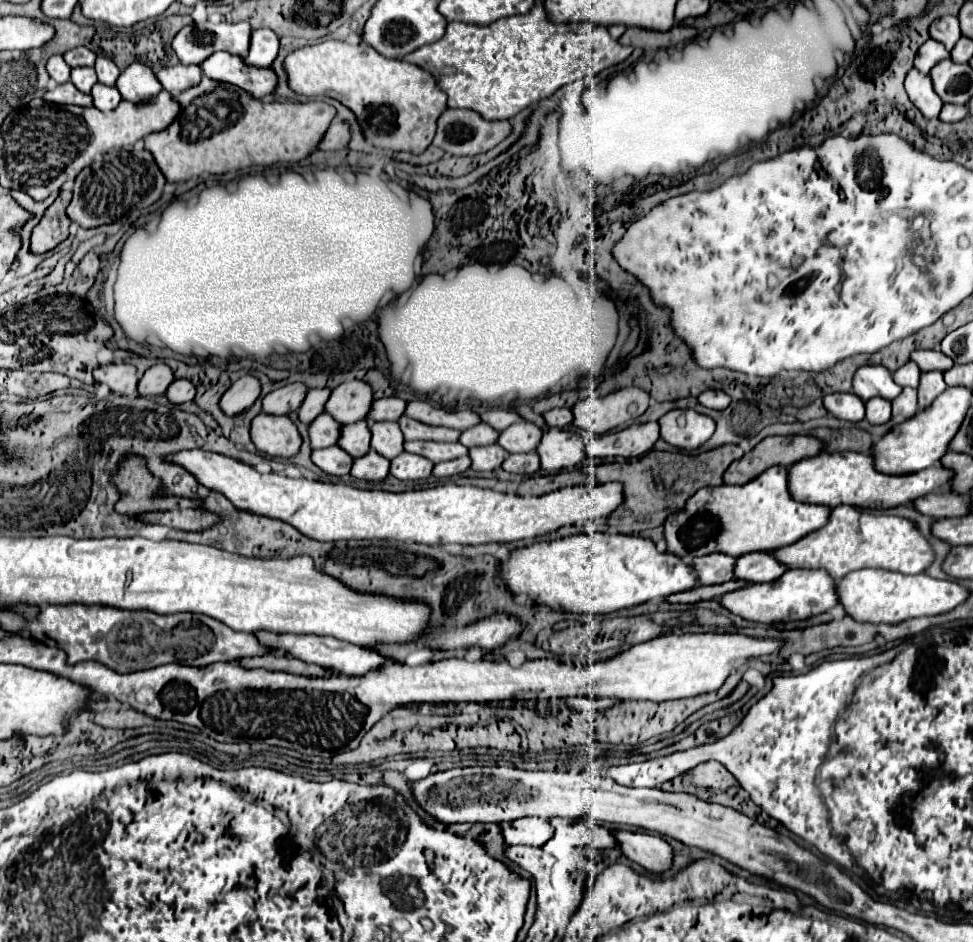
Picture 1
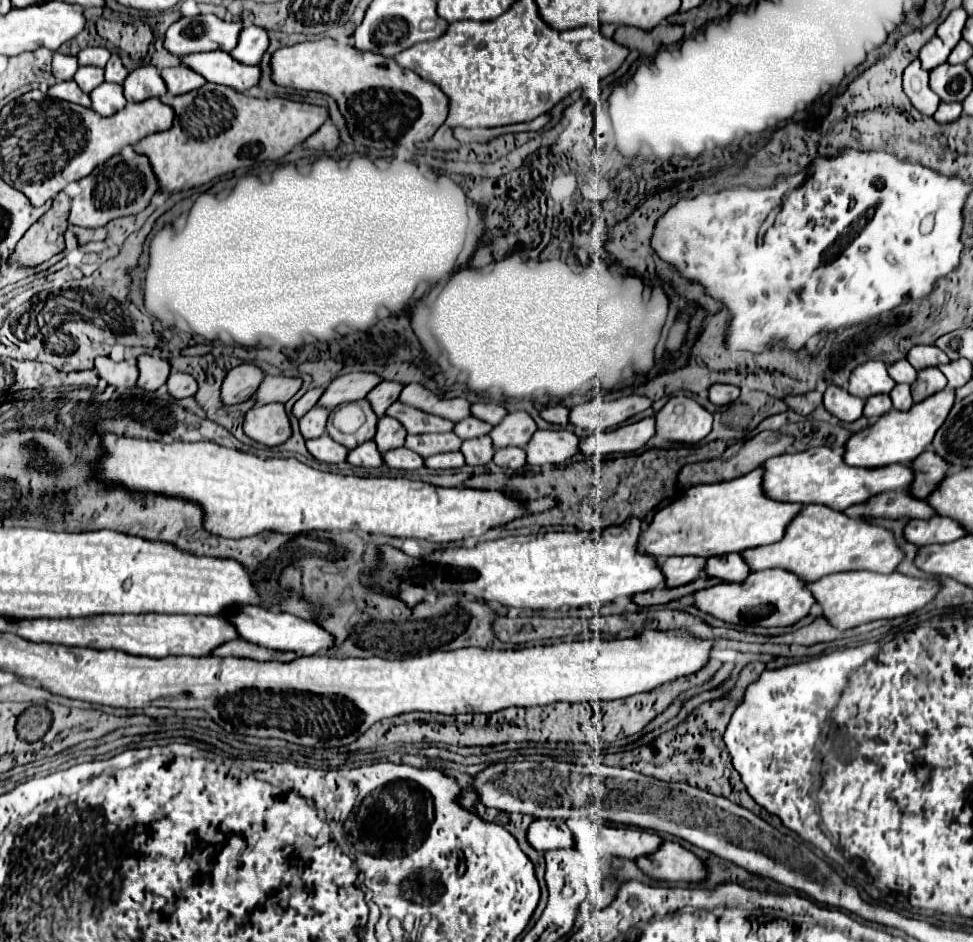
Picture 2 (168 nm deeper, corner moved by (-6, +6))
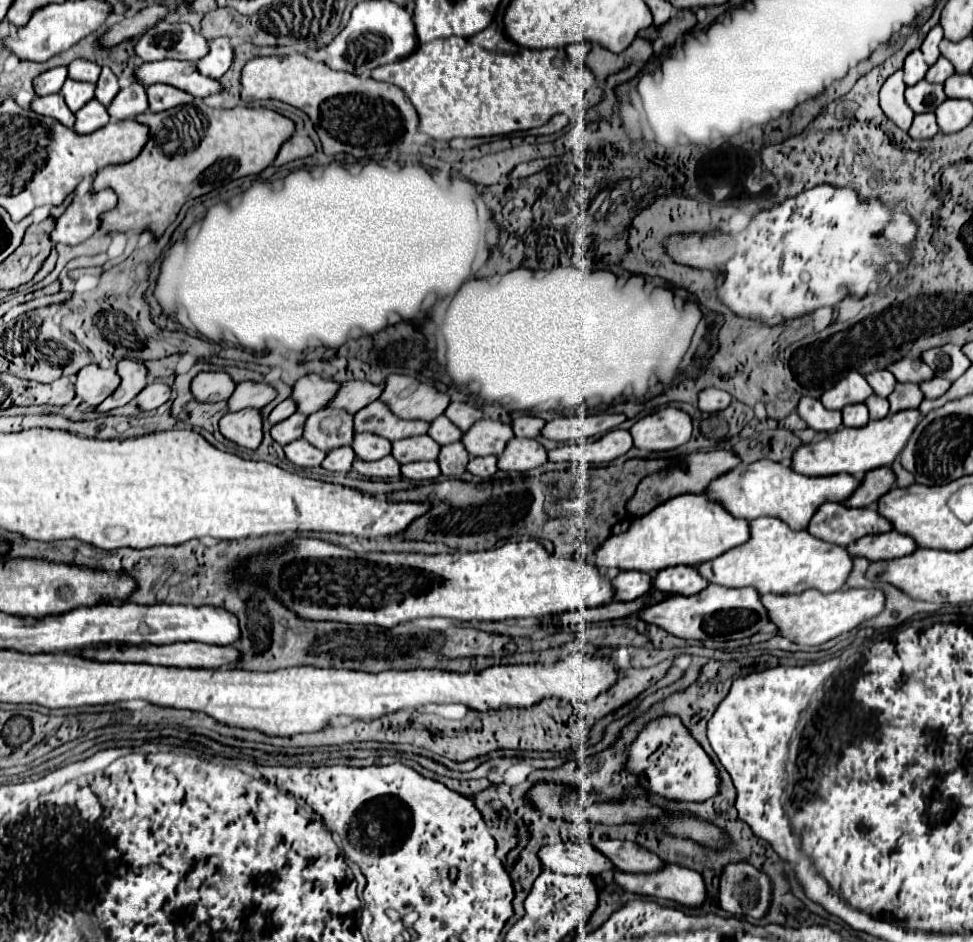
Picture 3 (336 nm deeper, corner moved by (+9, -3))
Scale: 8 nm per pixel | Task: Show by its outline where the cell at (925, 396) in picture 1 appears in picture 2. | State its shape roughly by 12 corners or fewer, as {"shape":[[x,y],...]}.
{"shape":[[924,368],[912,384],[914,402],[944,390],[938,368]]}

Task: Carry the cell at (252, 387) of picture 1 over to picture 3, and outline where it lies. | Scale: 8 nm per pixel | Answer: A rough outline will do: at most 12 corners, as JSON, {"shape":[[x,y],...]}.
{"shape":[[223,371],[191,381],[197,401],[227,401],[235,383]]}

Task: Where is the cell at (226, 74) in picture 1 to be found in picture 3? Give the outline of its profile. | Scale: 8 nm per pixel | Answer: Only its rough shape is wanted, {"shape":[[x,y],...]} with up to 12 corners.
{"shape":[[153,61],[135,69],[137,83],[165,83],[193,97],[221,85],[189,61]]}

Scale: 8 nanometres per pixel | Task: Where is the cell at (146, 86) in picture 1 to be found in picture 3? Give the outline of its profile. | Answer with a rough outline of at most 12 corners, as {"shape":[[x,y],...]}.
{"shape":[[133,83],[109,105],[111,121],[145,113],[145,87]]}

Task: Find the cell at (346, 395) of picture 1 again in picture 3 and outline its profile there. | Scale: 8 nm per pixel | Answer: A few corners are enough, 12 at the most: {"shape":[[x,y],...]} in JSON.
{"shape":[[319,375],[301,377],[291,399],[299,413],[323,409],[339,387]]}

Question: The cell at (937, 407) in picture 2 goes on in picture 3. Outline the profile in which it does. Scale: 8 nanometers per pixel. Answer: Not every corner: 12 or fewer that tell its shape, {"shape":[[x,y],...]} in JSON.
{"shape":[[899,411],[801,445],[801,475],[889,467],[921,415]]}

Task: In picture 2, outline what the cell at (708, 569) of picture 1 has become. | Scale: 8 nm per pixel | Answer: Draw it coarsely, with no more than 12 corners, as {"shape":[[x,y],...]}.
{"shape":[[672,556],[662,568],[666,586],[676,588],[700,578],[706,558]]}

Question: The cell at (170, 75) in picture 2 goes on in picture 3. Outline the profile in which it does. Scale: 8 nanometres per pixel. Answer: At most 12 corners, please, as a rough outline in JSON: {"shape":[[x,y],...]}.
{"shape":[[169,85],[147,89],[153,113],[187,105],[193,97]]}

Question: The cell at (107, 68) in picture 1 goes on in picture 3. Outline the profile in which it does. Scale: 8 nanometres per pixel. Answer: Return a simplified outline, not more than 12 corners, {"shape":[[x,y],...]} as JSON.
{"shape":[[103,67],[95,99],[109,107],[119,93],[117,77]]}

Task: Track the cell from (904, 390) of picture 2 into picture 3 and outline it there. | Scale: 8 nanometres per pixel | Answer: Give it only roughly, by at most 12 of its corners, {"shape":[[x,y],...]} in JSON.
{"shape":[[871,395],[865,399],[869,419],[883,419],[889,401]]}

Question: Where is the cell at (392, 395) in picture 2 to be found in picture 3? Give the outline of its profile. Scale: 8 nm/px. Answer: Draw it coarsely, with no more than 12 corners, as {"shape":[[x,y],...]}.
{"shape":[[343,381],[329,409],[357,413],[379,399],[383,385]]}

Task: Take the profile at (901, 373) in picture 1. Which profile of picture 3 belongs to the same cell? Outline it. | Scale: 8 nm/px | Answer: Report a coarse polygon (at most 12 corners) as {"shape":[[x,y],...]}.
{"shape":[[873,371],[865,379],[873,393],[889,397],[897,379],[889,371]]}

